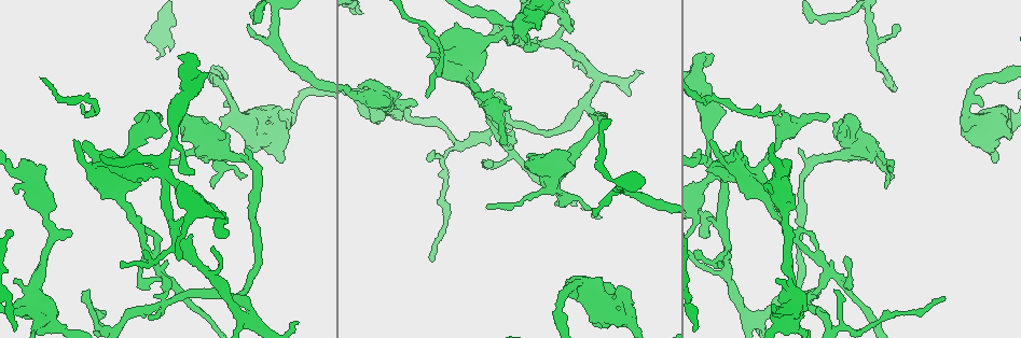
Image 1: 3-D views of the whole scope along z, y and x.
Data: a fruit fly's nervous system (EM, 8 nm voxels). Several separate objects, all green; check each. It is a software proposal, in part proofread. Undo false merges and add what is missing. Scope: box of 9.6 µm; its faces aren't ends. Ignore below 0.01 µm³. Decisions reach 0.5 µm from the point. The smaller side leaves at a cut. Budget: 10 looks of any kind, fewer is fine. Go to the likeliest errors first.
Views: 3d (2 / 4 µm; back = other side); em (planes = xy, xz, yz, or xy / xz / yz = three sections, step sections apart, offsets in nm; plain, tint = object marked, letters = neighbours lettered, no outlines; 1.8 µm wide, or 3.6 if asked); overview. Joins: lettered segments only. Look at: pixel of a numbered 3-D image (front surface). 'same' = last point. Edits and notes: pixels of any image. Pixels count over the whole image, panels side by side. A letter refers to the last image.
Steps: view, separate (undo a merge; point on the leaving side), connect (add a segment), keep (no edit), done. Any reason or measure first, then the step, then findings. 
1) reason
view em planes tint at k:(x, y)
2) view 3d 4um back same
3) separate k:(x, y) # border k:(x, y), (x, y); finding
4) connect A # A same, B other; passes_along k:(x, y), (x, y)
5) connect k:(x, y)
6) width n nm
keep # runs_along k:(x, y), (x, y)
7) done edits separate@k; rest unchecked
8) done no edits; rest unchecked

a narrow waist
view em planes letters at 1:(712, 174)

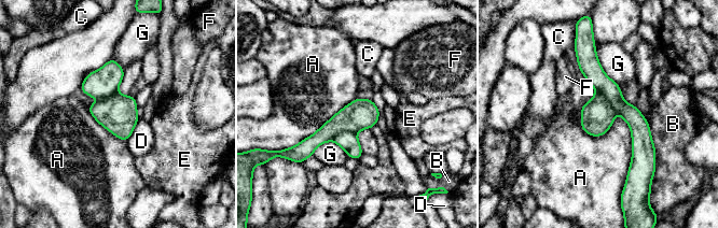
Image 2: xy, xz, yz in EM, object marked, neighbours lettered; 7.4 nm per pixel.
separate 2:(360, 114) # A other, B other, C other, D other, E other, F other, G other; border 2:(356, 132), (340, 131), (333, 140); two cells meet here

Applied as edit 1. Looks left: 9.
redraw
view overview

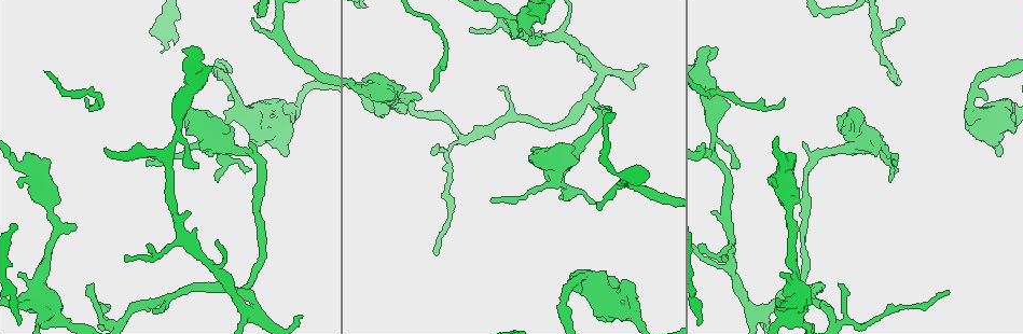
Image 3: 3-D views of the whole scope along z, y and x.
a fork
view 3d 2um at 3:(167, 300)

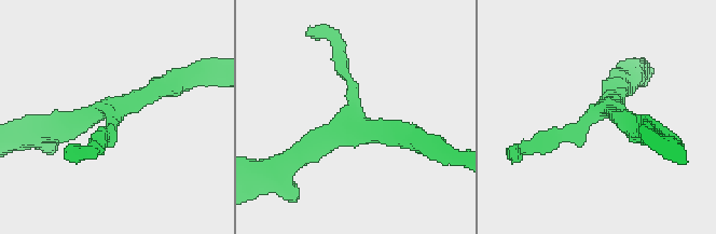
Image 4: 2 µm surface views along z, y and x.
view em xz step 16 letters at 4:(351, 130)

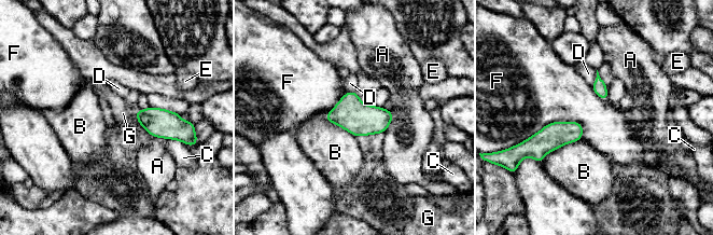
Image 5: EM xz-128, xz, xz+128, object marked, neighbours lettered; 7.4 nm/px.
keep # A other, B other, C other, D other, E other, F other, G other; border 5:(583, 126), (550, 122), (526, 140); continuous, no second cell

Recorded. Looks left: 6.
three arms meet
view 3d 2um at 3:(385, 87)

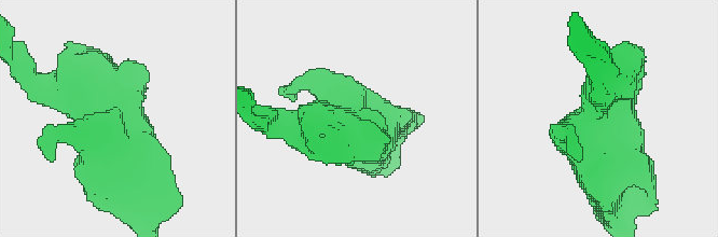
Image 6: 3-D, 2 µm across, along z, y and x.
now the EM
view em xz step 4 letters at 6:(598, 122)

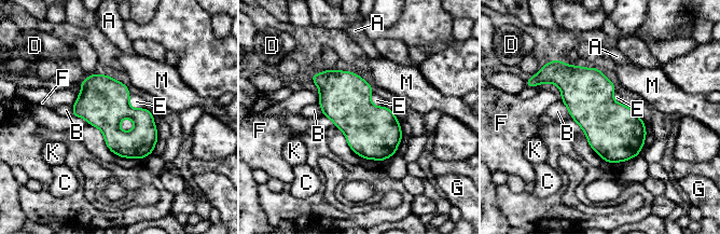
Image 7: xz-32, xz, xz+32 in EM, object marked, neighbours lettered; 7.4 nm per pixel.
width 380 nm
keep # A other, B other, C other, D other, E other, F other, G other, K other, M other; border 7:(129, 94), (129, 105), (143, 108); all the same cell

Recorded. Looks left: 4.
view em planes tint at 3:(43, 291)

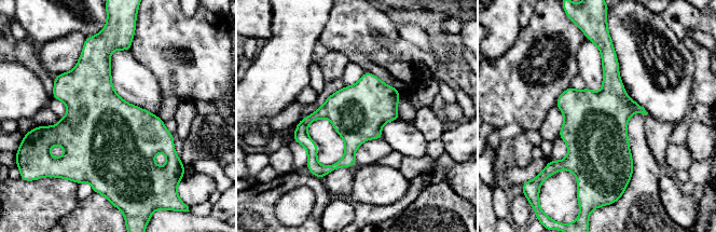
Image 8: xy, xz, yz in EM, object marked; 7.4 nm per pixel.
what lies round it
view em planes letters same

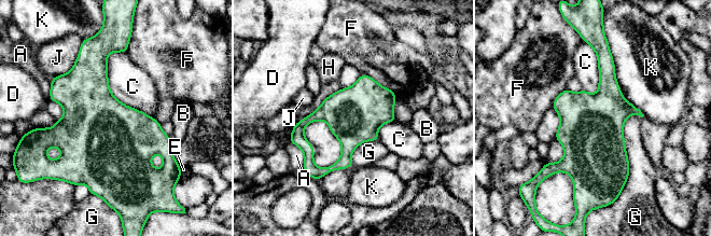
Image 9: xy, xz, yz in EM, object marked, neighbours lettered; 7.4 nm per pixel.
longest_contact C 600 nm
keep # A other, B other, C other, D other, E other, F other, G other, H other, J other, K other; border 9:(110, 52), (109, 91), (152, 118); one cell here

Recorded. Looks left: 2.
done edits separate@2; rest unchecked

